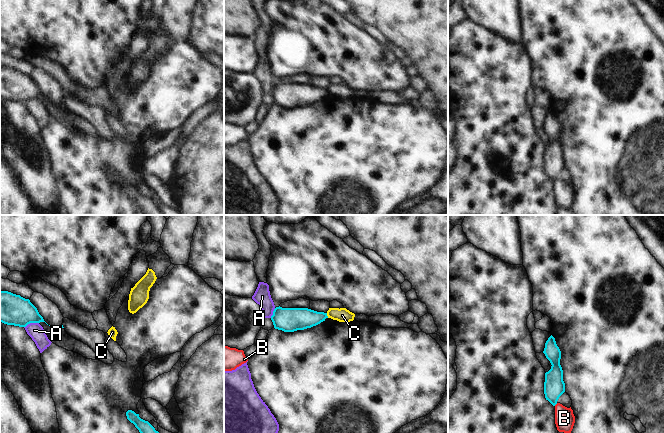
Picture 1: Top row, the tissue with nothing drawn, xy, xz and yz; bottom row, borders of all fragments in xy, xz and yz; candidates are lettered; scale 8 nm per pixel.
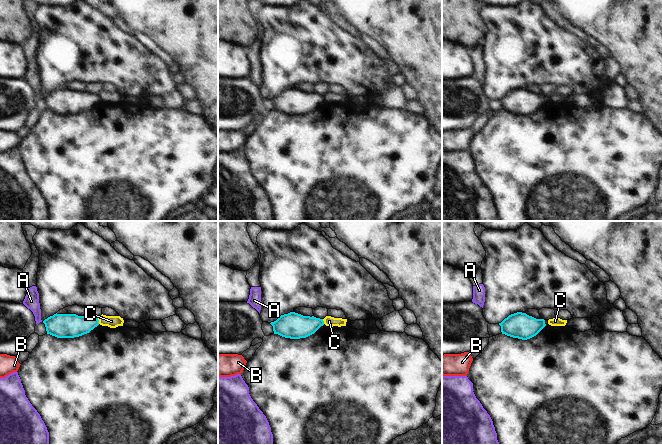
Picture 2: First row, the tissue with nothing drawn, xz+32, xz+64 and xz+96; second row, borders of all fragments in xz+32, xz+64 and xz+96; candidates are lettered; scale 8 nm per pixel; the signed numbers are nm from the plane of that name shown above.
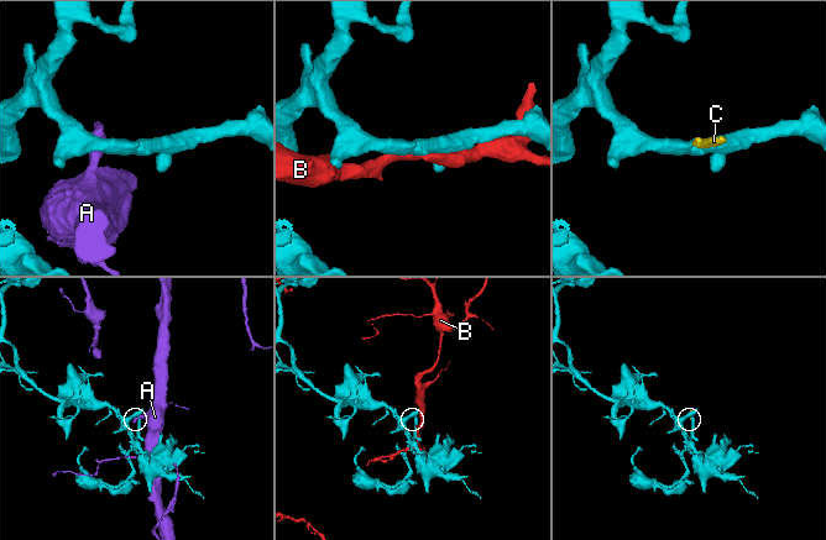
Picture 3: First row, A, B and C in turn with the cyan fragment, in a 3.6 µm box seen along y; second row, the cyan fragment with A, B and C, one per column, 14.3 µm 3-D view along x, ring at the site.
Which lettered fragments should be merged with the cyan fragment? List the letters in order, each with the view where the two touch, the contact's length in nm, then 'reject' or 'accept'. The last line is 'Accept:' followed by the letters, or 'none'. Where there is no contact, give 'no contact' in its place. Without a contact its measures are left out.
A: meets cyan in xy; contact 130 nm long; reject
B: meets cyan in yz; contact 40 nm long; reject
C: meets cyan in xz; contact 40 nm long; reject
Accept: none

